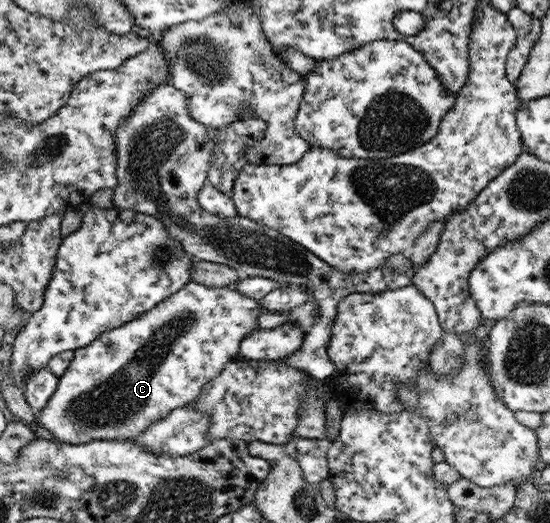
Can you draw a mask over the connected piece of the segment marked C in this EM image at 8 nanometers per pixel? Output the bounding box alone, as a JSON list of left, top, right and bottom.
[34,281,262,445]

